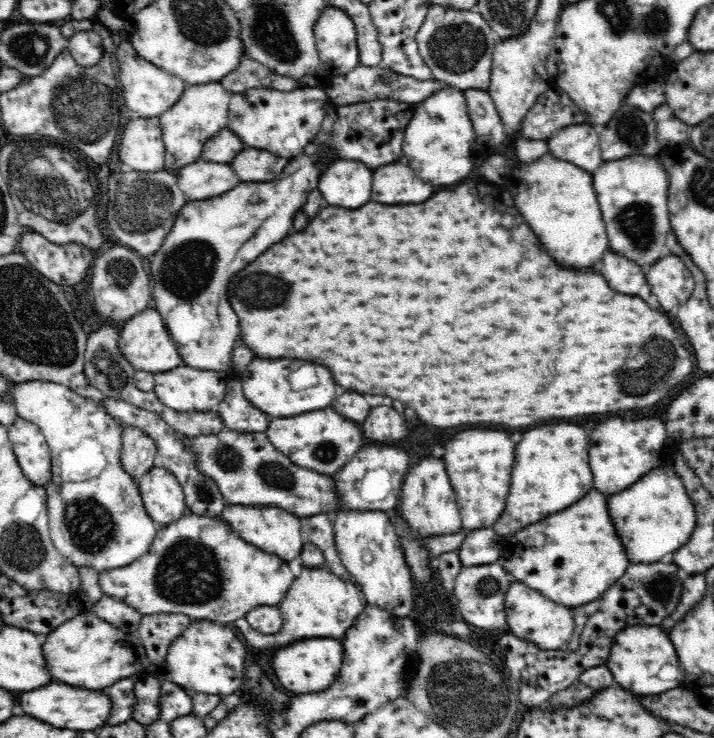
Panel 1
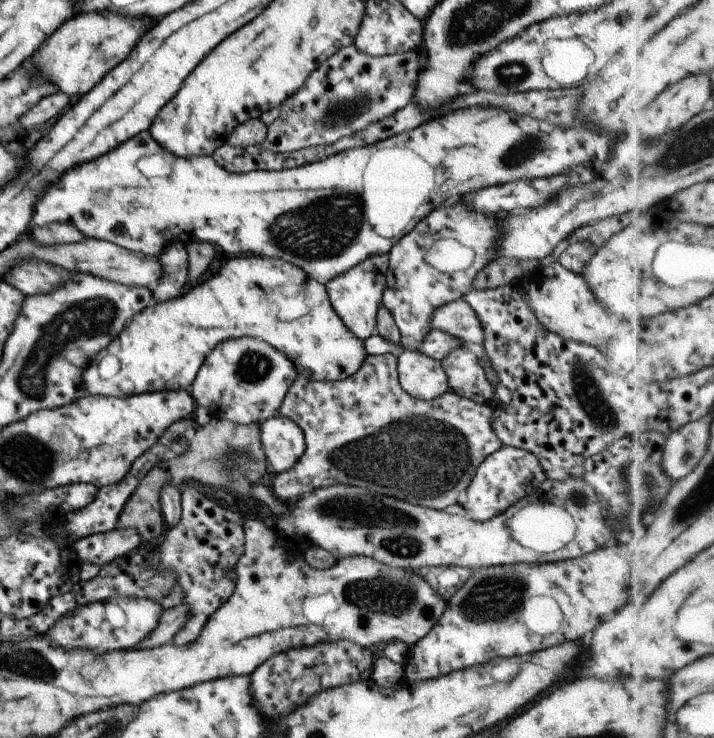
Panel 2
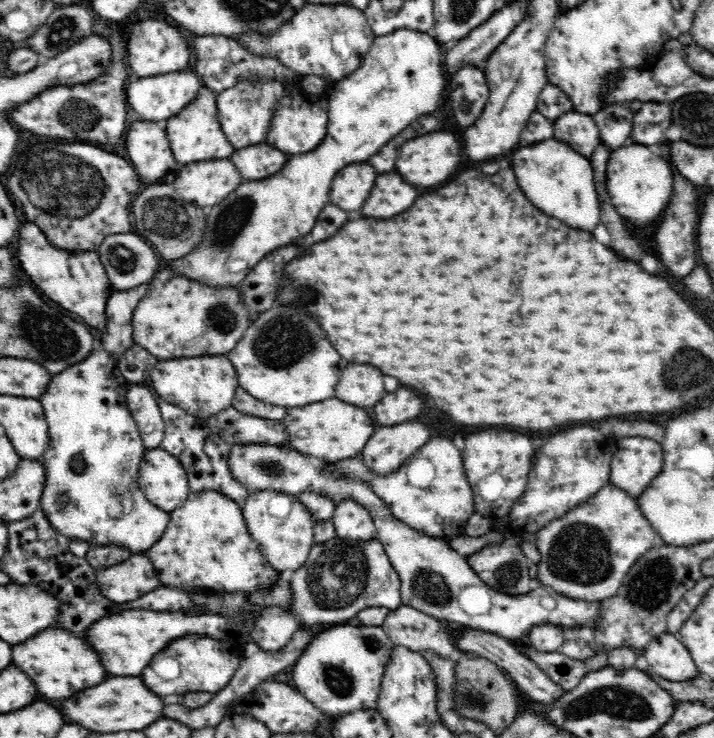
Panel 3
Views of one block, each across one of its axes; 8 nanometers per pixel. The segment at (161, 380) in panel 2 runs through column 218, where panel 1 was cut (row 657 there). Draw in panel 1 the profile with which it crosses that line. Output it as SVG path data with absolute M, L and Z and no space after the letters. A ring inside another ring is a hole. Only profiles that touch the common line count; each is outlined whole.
M308 638L300 642L292 642L288 646L276 646L276 654L270 661L272 670L278 682L296 695L320 692L330 688L332 682L338 678L344 659L344 647L339 639Z

